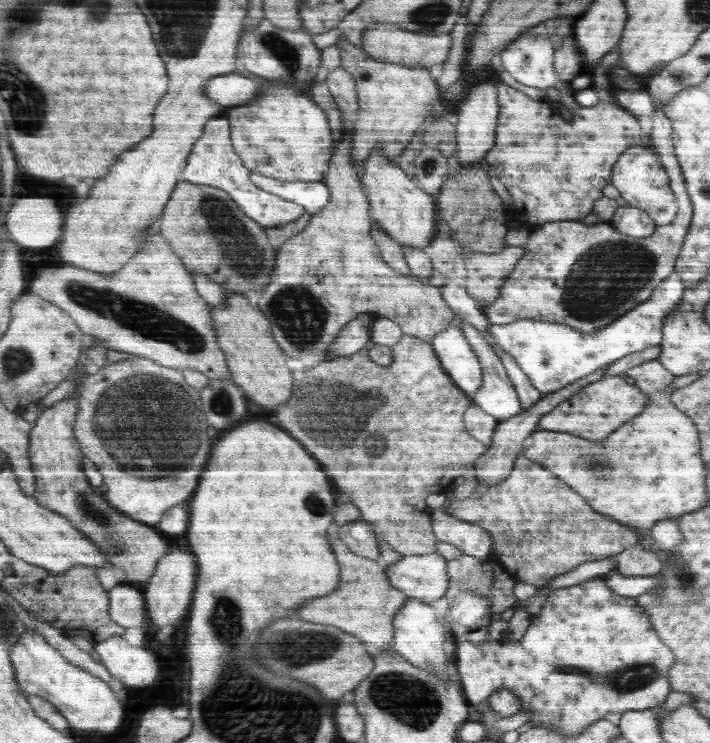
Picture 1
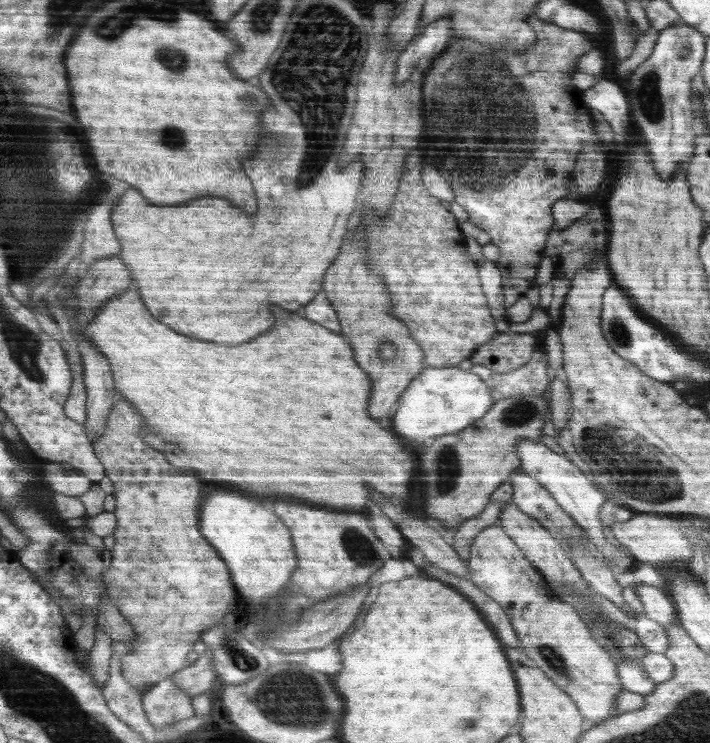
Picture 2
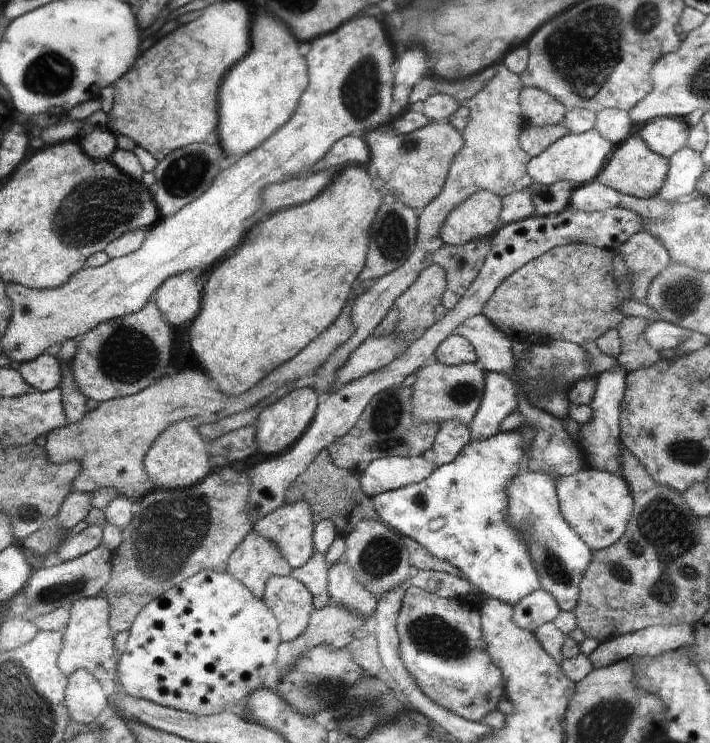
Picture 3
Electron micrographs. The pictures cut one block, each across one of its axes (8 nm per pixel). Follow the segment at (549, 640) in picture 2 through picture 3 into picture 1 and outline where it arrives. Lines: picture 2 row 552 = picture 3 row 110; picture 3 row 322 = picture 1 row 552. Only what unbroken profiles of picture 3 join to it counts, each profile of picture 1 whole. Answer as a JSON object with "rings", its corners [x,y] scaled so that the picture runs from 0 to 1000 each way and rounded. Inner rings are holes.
{"rings":[[[506,701],[500,705],[479,708],[472,719],[482,724],[497,744],[532,755],[535,748],[534,724],[528,721],[527,705]]]}

